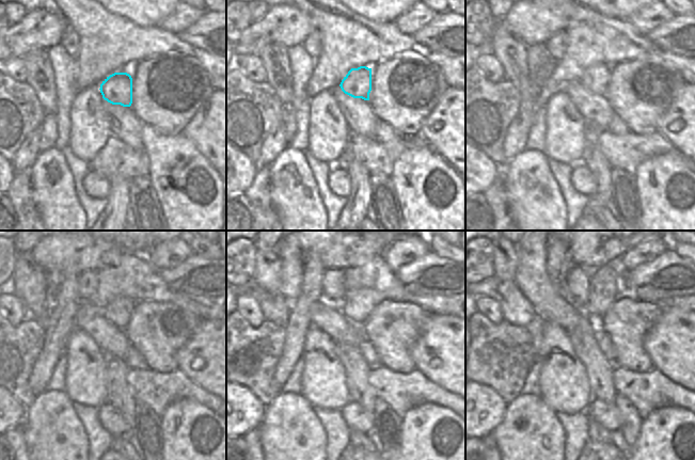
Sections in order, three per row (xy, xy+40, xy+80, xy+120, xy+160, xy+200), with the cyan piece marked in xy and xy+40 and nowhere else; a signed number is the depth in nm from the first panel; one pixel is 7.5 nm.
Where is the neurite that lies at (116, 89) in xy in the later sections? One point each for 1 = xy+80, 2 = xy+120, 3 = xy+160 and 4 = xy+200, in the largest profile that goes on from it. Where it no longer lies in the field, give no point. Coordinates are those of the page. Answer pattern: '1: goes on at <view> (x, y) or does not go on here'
1: goes on at xy+80 (596, 77)
2: goes on at xy+120 (117, 312)
3: goes on at xy+160 (357, 304)
4: goes on at xy+200 (605, 287)

